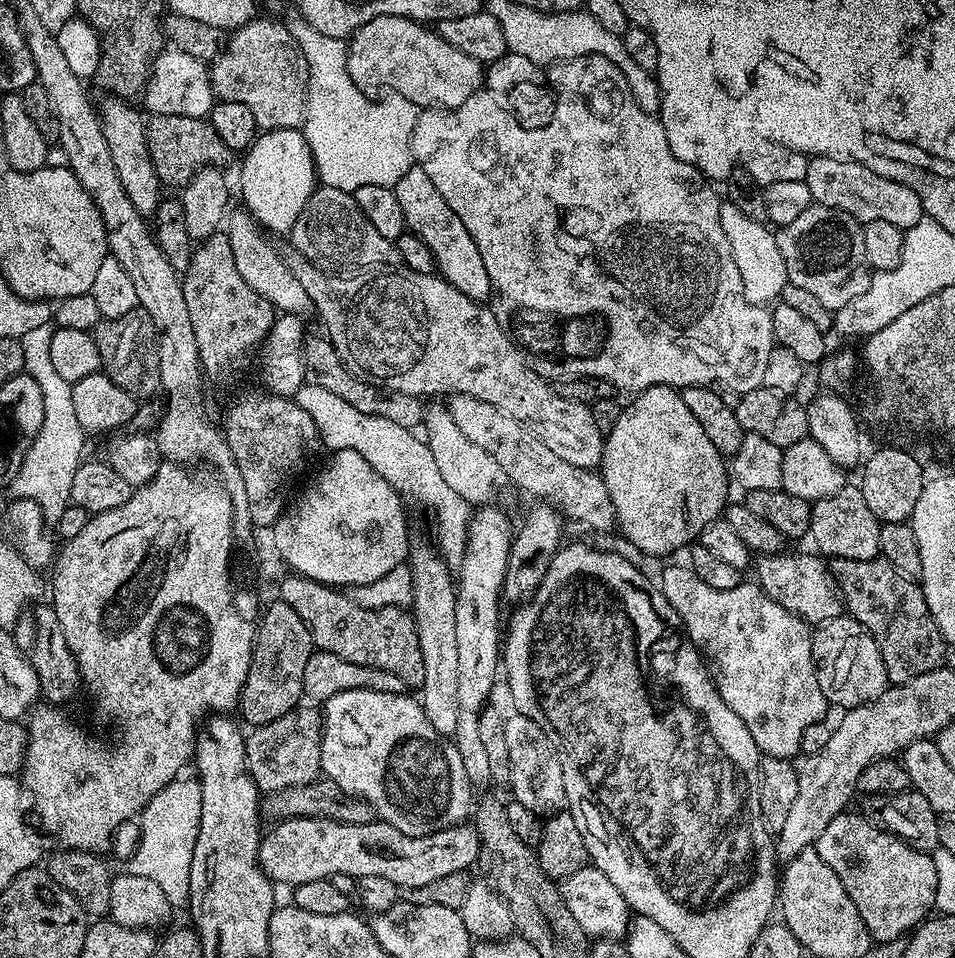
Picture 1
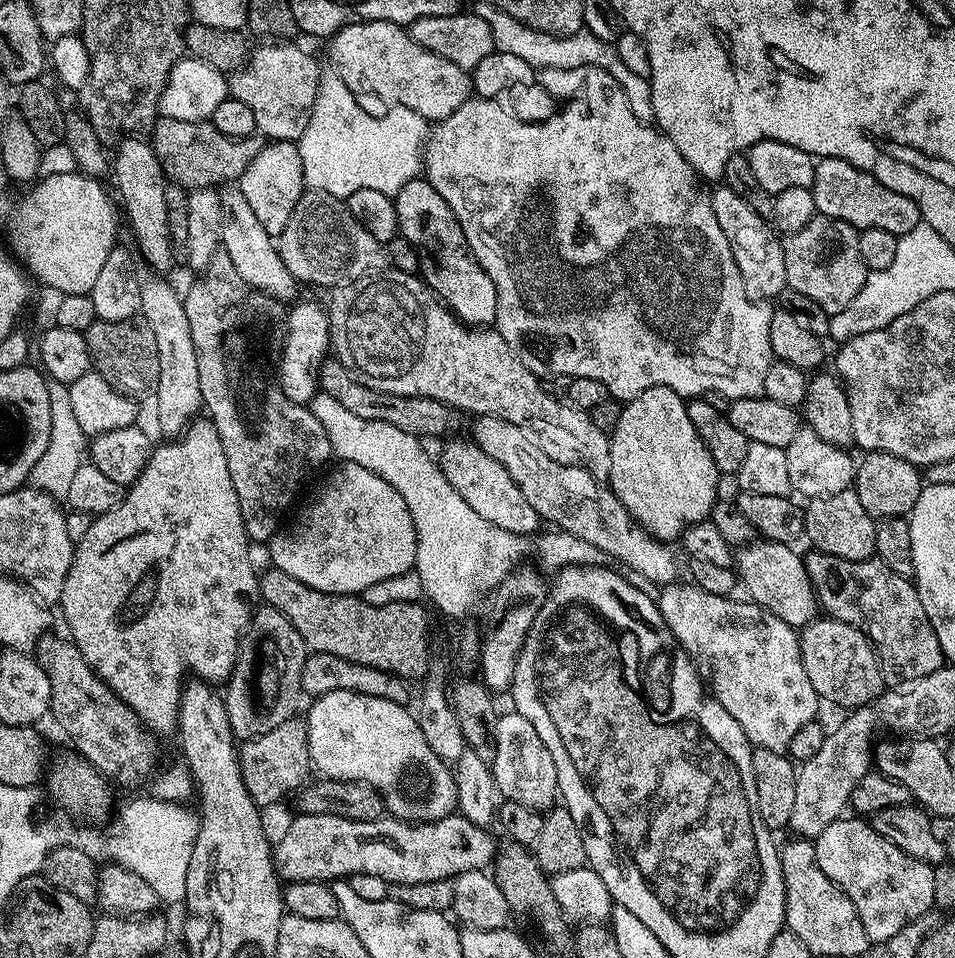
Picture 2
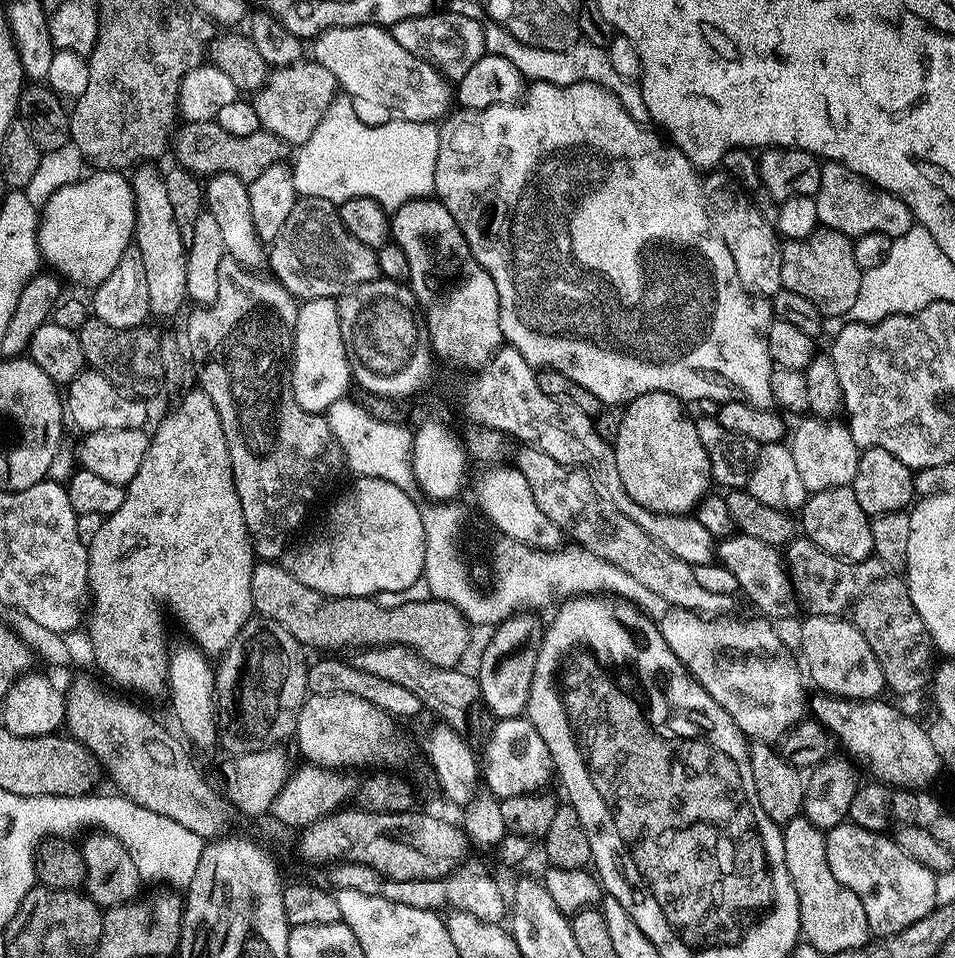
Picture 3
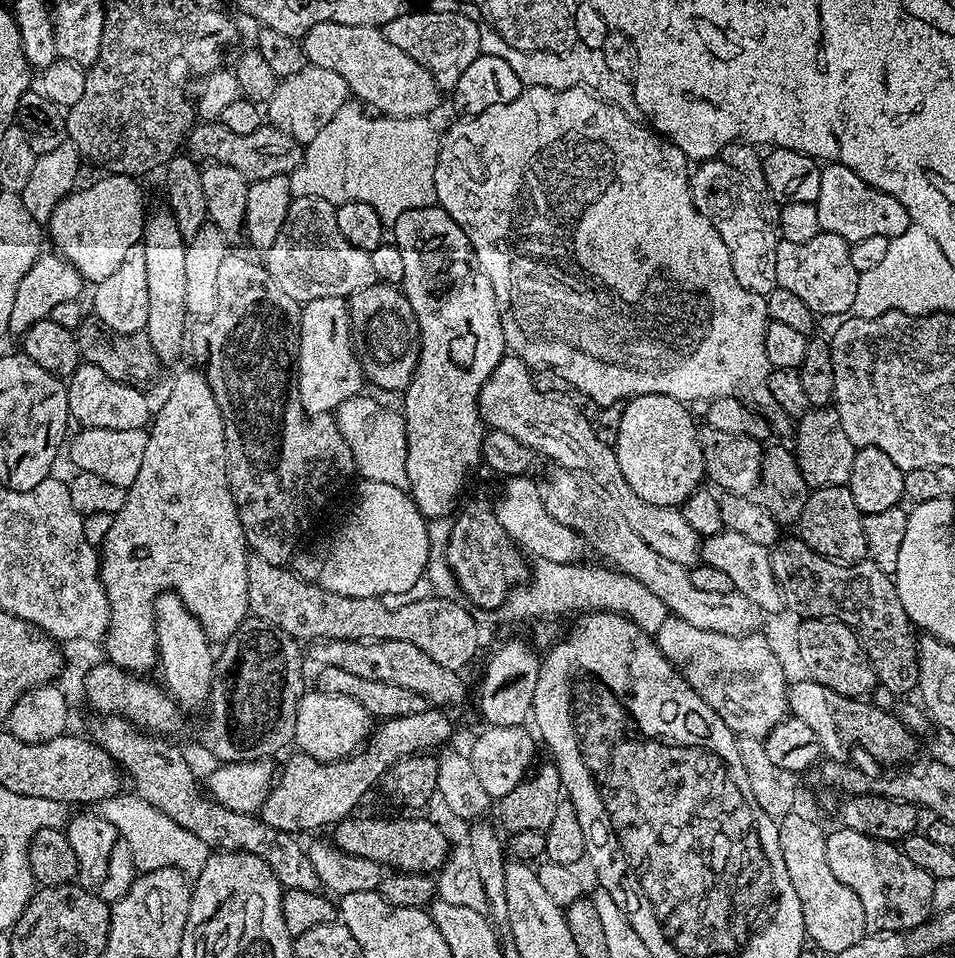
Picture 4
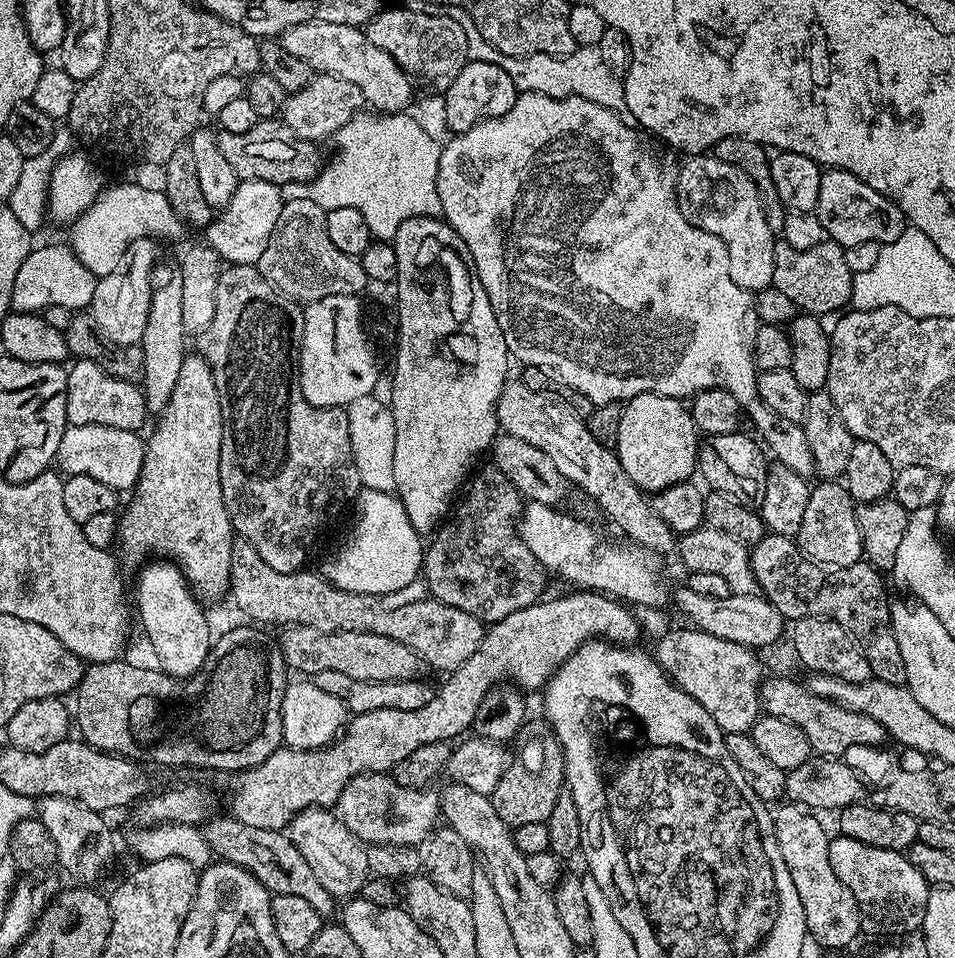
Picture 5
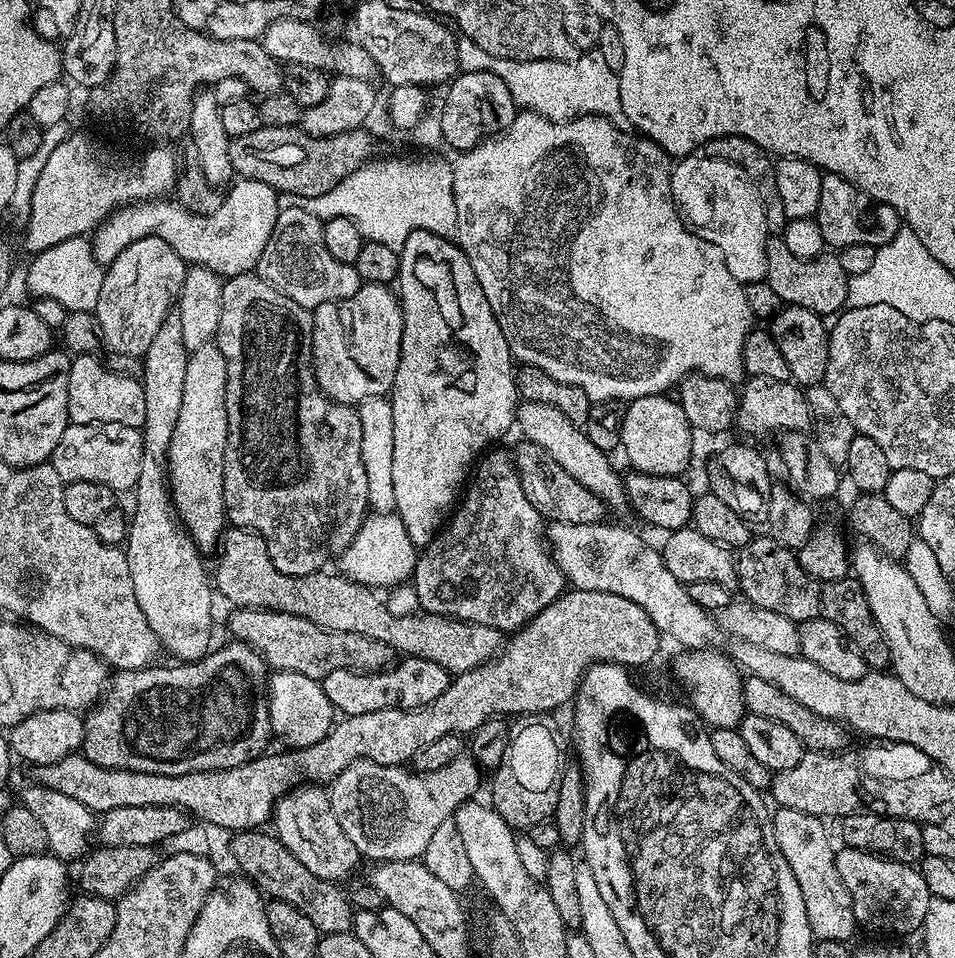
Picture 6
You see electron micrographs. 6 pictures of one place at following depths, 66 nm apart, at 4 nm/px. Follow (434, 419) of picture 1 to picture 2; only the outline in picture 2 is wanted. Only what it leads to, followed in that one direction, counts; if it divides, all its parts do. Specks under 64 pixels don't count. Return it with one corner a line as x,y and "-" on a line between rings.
456,438
443,441
444,449
438,455
438,463
446,482
450,482
450,486
454,486
454,490
458,490
458,494
462,494
462,498
466,498
472,509
482,518
486,518
486,522
519,536
531,537
532,531
541,527
542,521
534,506
530,506
530,502
522,498
522,490
518,490
514,478
510,478
503,466
490,458
490,454
482,451
471,439
452,439

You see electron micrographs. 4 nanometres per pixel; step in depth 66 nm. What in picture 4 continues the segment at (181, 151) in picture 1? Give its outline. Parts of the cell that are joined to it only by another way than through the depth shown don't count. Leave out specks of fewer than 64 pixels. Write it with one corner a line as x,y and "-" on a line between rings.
219,122
197,123
186,137
186,152
200,162
234,166
234,170
250,182
288,176
299,168
302,159
301,145
282,130
261,126
254,130
254,134
234,134
234,130
226,130
226,126

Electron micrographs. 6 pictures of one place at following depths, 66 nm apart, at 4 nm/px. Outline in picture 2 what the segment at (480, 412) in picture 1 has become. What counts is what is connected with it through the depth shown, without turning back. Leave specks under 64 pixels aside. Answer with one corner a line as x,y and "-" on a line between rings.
477,416
474,423
476,425
473,426
472,433
470,433
471,439
482,451
490,454
490,458
499,462
506,470
506,474
510,474
510,478
514,478
518,490
522,490
522,498
526,498
526,502
534,506
541,521
548,523
549,520
550,523
556,524
552,526
559,531
574,534
582,538
582,542
590,542
590,546
597,548
605,557
613,556
618,563
625,564
629,568
627,569
629,573
637,572
638,575
645,576
650,583
656,584
655,586
677,583
676,560
672,557
671,550
668,549
671,547
665,541
656,540
648,535
639,524
635,523
626,510
626,506
618,502
618,498
607,483
595,480
586,469
577,468
575,464
560,464
559,461
550,458
548,451
533,439
528,429
506,422
500,416

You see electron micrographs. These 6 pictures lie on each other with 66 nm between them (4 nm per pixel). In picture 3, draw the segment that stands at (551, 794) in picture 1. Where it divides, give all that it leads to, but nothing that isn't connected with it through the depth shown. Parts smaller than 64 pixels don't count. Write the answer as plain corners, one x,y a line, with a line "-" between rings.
526,718
497,719
488,745
482,752
482,780
488,783
487,791
492,796
505,800
511,796
530,796
539,793
548,783
553,783
552,755
542,742
542,734

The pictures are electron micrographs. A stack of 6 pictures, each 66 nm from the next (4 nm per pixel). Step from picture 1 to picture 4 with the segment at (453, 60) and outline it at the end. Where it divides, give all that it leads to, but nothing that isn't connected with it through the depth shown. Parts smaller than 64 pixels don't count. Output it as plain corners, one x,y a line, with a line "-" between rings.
322,22
302,37
307,63
317,68
329,68
348,84
349,93
378,108
390,118
427,117
440,104
441,89
436,87
430,70
426,70
410,54
402,54
384,37
379,27
363,24
346,26

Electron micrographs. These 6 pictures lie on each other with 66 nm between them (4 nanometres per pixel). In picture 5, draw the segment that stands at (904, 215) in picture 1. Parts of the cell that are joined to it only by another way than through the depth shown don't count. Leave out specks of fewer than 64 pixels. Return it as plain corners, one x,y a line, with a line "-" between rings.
828,168
821,171
816,216
822,222
825,237
846,249
857,242
874,242
886,245
894,242
906,226
904,211
889,196
878,194
874,186
862,182
844,168

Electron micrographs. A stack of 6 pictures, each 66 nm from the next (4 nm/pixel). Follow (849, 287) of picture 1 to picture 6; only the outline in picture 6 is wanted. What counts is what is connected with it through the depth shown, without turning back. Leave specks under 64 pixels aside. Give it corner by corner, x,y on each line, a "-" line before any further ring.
769,235
766,246
766,283
785,305
802,306
806,310
814,310
819,316
831,317
847,305
848,278
846,270
842,270
839,255
821,254
813,260
798,258
790,254
786,242
779,235

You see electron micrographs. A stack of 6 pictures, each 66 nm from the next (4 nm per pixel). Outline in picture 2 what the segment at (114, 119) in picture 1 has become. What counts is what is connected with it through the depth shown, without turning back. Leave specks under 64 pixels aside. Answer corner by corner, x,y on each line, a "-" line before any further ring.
124,138
119,141
116,156
114,152
114,174
116,170
116,188
119,203
128,214
129,220
136,232
140,250
144,253
144,258
152,268
157,268
157,273
164,274
164,271
172,264
172,252
174,245
172,242
172,231
170,222
166,214
166,190
168,184
164,174
164,167
158,162
158,154
152,149
151,143
144,138

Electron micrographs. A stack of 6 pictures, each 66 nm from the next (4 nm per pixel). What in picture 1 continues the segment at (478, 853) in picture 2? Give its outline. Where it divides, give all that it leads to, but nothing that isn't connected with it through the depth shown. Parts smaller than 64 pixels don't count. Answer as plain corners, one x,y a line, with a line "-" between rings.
301,816
277,824
261,837
260,869
273,883
288,884
290,888
331,879
336,874
346,874
355,880
382,877
399,888
417,888
449,874
465,872
479,861
480,839
470,824
456,825
430,836
404,834
381,820
348,824
328,817

